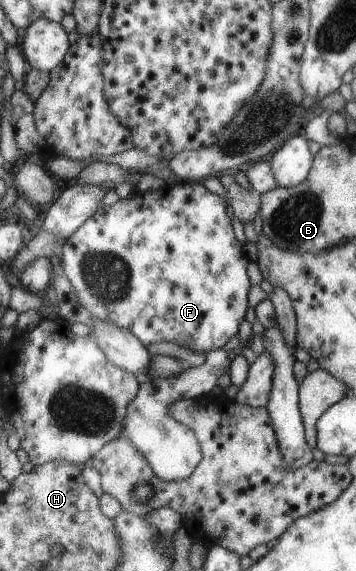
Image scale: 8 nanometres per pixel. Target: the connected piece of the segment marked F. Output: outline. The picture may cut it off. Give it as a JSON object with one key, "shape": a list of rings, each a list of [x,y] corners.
{"shape":[[[179,181],[178,185],[161,187],[157,190],[137,192],[133,197],[119,199],[106,208],[99,208],[74,234],[71,234],[62,250],[62,260],[66,276],[69,278],[74,291],[77,292],[80,304],[94,318],[113,322],[122,328],[131,330],[140,340],[151,349],[159,342],[173,342],[192,349],[195,353],[206,353],[222,347],[229,348],[235,342],[242,320],[248,312],[248,292],[254,288],[248,276],[250,258],[242,250],[240,240],[232,228],[232,214],[226,198],[212,194],[202,184]]]}

